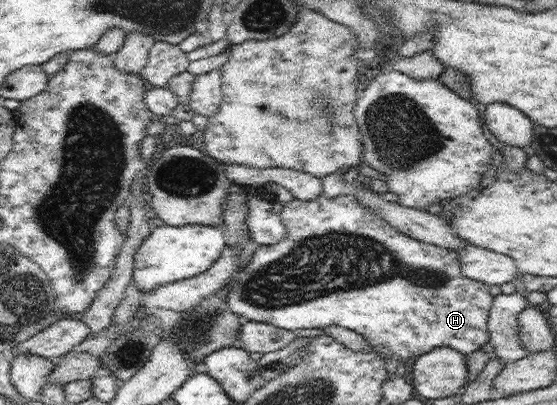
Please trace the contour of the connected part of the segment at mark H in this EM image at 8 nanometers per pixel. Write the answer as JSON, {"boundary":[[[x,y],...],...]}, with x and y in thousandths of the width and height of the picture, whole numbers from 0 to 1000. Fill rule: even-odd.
{"boundary":[[[576,477],[562,496],[540,496],[540,491],[526,489],[526,496],[508,506],[504,541],[513,563],[512,590],[494,607],[465,605],[461,620],[451,630],[447,649],[440,652],[431,672],[425,672],[427,684],[415,694],[406,738],[408,758],[417,773],[429,778],[434,790],[487,800],[526,820],[533,812],[583,812],[601,802],[646,822],[677,872],[709,877],[718,886],[754,879],[792,854],[819,862],[831,877],[840,879],[880,842],[874,793],[887,731],[878,723],[876,701],[842,689],[831,679],[820,622],[799,615],[799,610],[785,610],[785,605],[749,595],[749,590],[727,580],[695,553],[680,528],[673,528],[662,514],[645,504],[634,481],[609,481],[589,491],[580,486],[580,477]]]}

